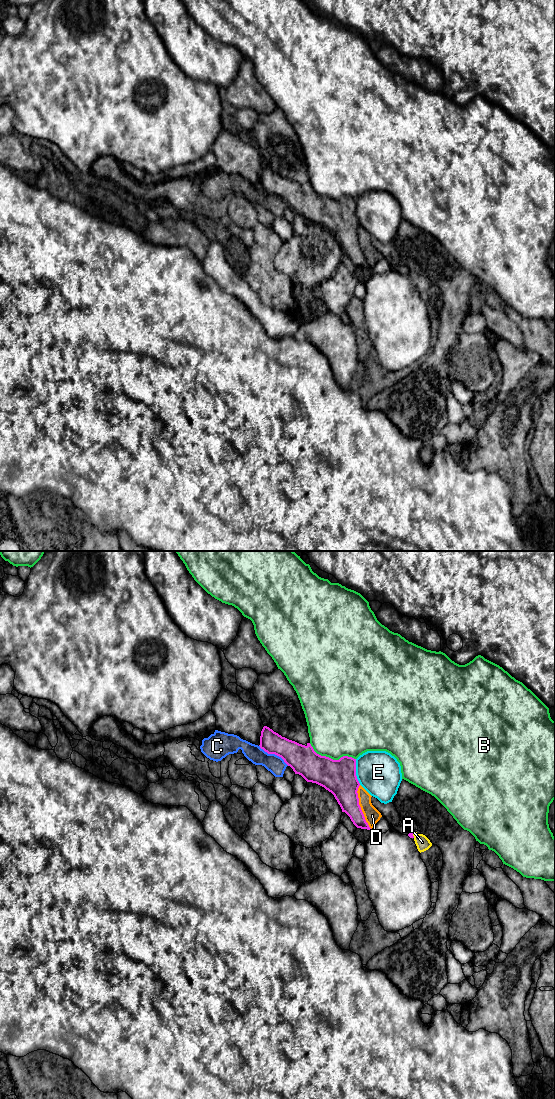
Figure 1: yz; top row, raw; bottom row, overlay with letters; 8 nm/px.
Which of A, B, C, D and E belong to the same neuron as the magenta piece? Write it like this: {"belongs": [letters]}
{"belongs": ["A"]}

